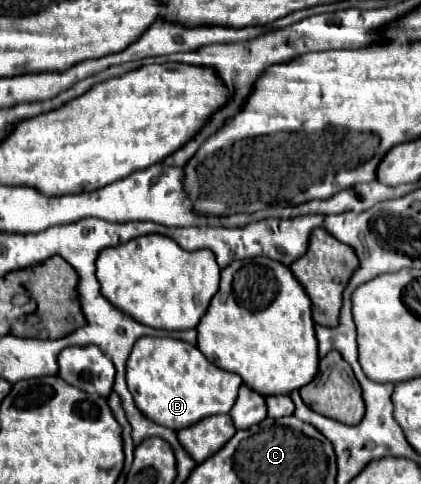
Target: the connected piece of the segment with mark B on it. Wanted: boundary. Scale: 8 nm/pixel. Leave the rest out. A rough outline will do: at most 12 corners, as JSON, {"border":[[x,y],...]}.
{"border":[[139,339],[127,387],[175,431],[229,413],[241,383],[195,345]]}

